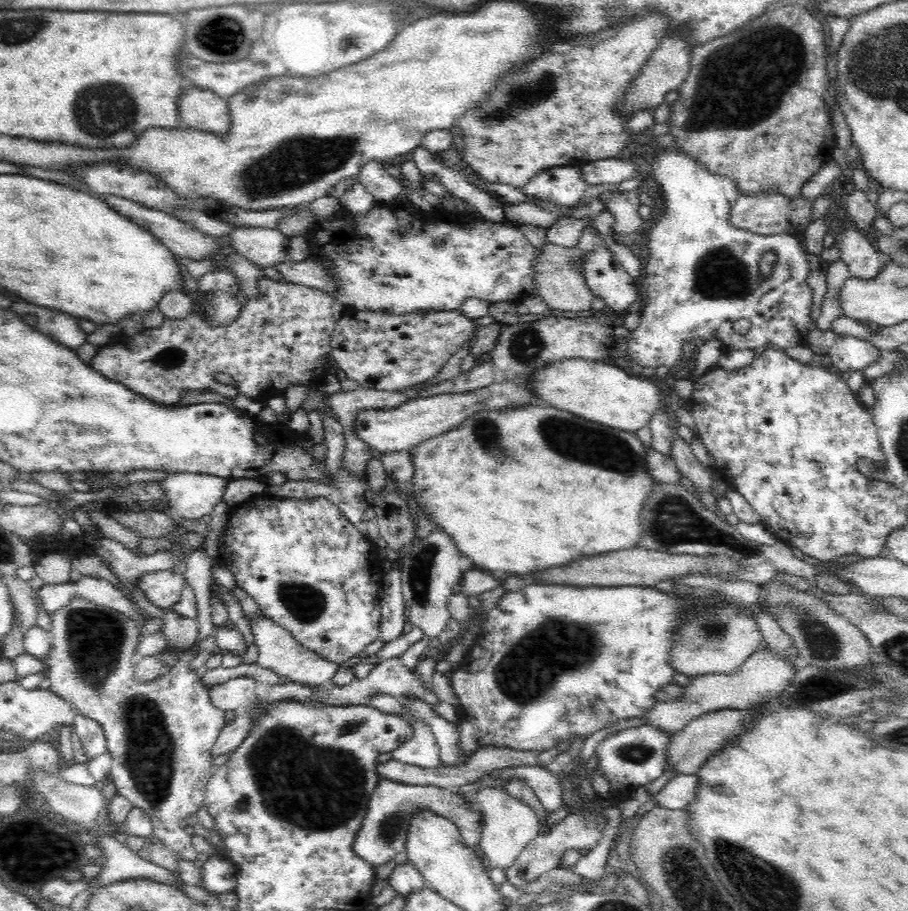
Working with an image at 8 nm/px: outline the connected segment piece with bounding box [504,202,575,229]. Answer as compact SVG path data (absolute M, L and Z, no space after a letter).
M521 202L518 205L504 204L504 216L508 221L518 225L532 224L543 228L550 228L558 218L567 218L569 215L563 214L568 208L575 206L560 206L558 210L546 211L536 204Z

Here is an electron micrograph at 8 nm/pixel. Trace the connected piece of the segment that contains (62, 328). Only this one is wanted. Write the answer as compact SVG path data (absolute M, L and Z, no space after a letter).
M26 306L26 314L34 314L38 318L36 322L36 330L50 334L56 342L71 349L80 348L86 344L86 336L76 318L56 312L56 310L48 310L48 308L34 308L34 306Z

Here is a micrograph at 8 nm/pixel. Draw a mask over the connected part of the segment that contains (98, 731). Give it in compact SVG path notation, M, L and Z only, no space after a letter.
M75 711L75 713L72 731L81 740L80 747L76 747L76 751L85 753L90 760L104 754L104 752L108 752L106 735L104 735L104 729L100 727L100 723L92 718L80 715L78 711Z

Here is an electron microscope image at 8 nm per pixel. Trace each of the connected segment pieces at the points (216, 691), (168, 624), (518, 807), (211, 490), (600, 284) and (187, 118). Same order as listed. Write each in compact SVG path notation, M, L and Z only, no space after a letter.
M240 676L225 683L208 687L210 701L220 710L236 710L258 702L256 679L252 676Z
M163 610L161 619L164 621L163 634L169 646L176 648L178 652L187 650L198 640L199 625L196 618L186 618L174 611Z
M477 786L472 795L478 800L484 817L484 828L480 836L480 844L476 847L484 866L488 869L508 868L520 856L520 852L539 835L540 818L532 806L520 799L512 797L503 788Z
M172 472L160 481L159 485L168 497L169 506L176 513L177 519L185 521L192 528L197 528L207 521L214 507L223 502L227 483L228 480L219 476L210 476L198 472Z
M600 246L584 254L583 259L586 259L584 277L590 293L602 298L607 309L622 317L635 310L632 304L638 298L639 285L608 247Z
M189 86L178 98L180 126L226 136L232 124L228 100L215 92Z

